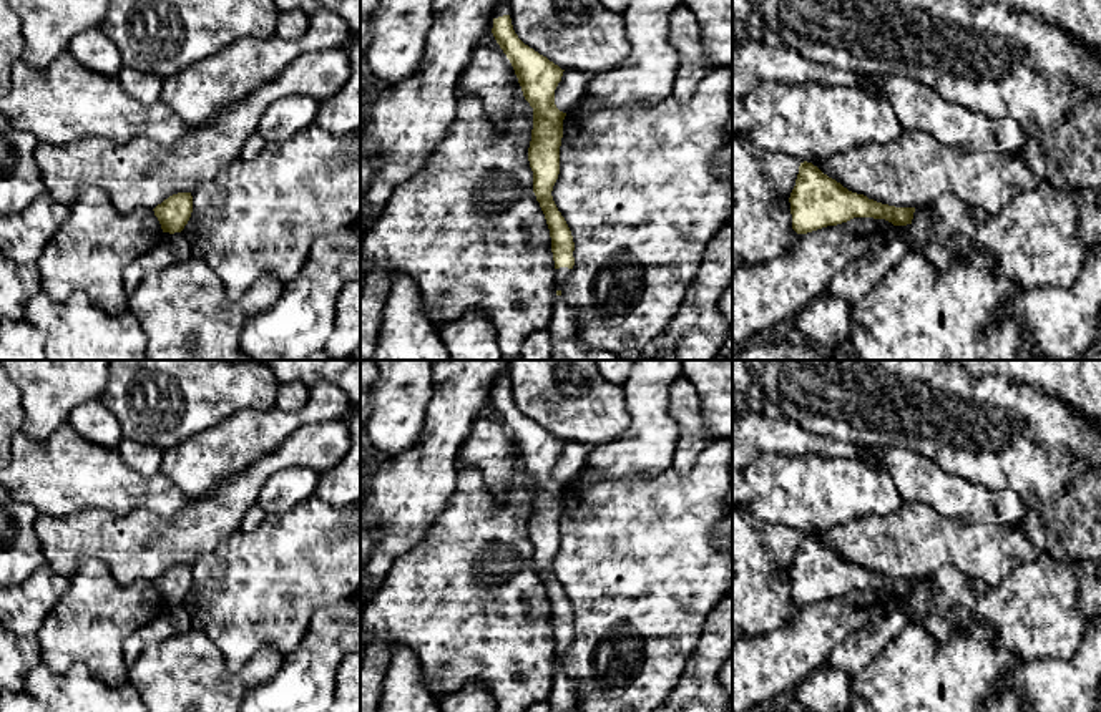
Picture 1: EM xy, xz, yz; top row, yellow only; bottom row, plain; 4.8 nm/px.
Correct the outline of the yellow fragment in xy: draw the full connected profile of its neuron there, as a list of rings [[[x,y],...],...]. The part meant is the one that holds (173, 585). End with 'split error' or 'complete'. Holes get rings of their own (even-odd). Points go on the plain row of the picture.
[[[191,564],[173,566],[153,583],[161,596],[163,604],[181,604],[193,584],[193,568]]]; complete

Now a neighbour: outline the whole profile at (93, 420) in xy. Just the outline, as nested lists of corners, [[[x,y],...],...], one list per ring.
[[[98,400],[75,407],[68,425],[90,441],[105,448],[118,448],[125,438],[115,415]]]

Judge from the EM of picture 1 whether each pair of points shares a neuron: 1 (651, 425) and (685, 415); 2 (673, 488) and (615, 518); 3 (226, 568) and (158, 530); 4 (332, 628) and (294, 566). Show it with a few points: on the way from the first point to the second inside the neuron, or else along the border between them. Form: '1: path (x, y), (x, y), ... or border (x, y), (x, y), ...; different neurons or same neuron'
1: border (676, 379), (670, 385), (678, 429), (671, 457); different neurons
2: path (658, 503), (643, 518), (630, 518); same neuron
3: border (236, 531), (191, 565); different neurons
4: border (342, 598), (314, 611), (301, 643); different neurons

